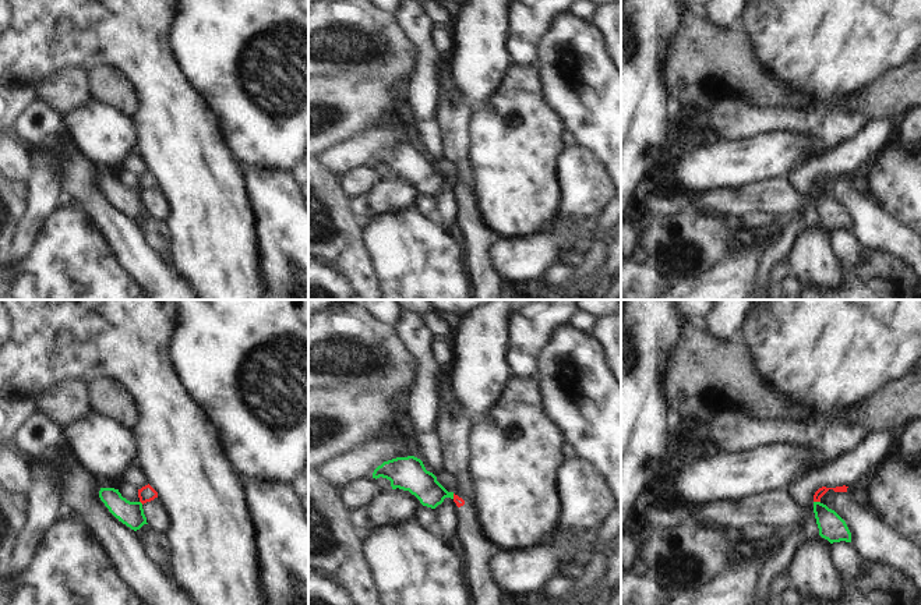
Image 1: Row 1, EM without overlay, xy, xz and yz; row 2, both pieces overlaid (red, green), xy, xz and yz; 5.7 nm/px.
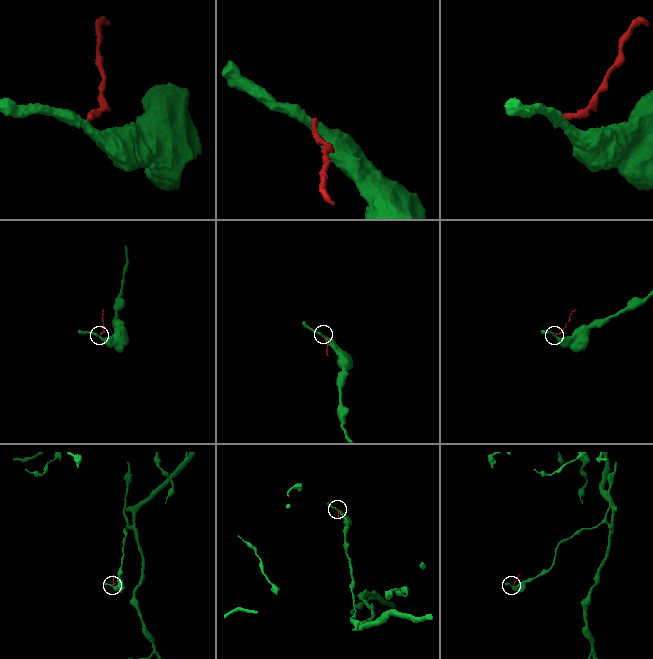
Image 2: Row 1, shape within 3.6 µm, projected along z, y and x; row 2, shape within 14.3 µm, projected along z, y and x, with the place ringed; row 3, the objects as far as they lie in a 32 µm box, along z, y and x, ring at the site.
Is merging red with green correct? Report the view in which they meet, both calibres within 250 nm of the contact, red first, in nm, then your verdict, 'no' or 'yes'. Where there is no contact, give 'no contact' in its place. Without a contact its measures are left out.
contact in yz; calibres 50 and 160 nm; no

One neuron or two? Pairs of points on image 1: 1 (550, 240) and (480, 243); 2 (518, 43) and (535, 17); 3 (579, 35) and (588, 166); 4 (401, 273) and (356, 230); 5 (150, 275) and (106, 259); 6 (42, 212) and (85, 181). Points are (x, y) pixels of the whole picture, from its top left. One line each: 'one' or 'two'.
1: two
2: one
3: two
4: two
5: two
6: two

